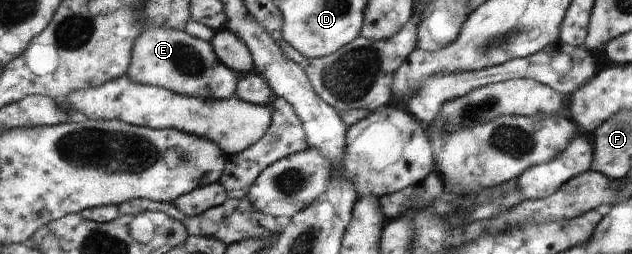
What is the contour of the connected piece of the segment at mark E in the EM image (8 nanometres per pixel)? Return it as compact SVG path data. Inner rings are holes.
M147 28L140 32L127 74L137 84L166 88L201 100L231 99L239 84L239 74L219 59L210 42L170 28Z

